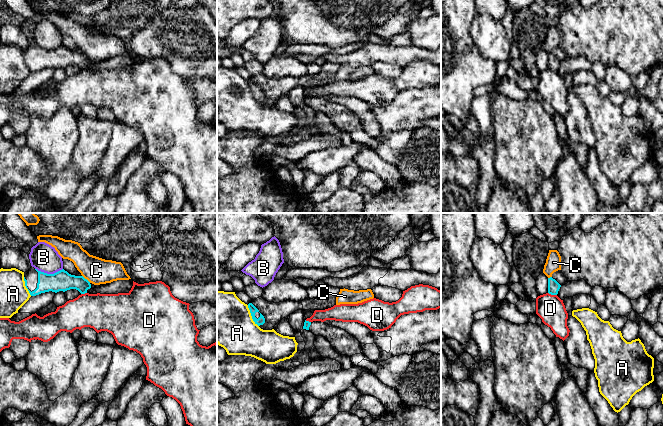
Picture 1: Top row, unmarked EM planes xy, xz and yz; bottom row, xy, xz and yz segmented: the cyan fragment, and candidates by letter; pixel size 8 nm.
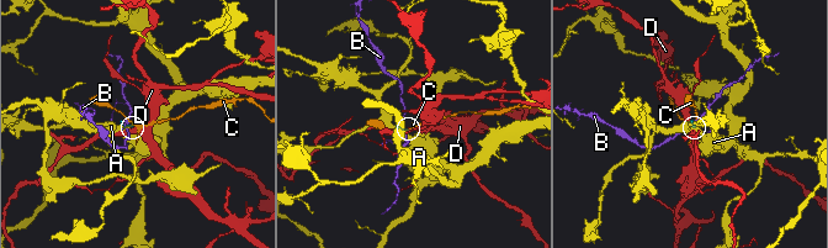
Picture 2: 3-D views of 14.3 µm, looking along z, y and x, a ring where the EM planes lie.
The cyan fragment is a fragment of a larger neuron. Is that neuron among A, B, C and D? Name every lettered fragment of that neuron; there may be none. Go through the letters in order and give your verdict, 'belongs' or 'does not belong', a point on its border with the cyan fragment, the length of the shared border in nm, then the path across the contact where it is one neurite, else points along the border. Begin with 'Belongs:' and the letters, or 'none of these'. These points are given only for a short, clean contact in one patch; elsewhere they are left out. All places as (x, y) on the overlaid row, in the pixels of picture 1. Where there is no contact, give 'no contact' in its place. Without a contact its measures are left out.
Belongs: none of these
A: does not belong; contact xz (251, 315); length 200 nm; border xz (247, 305), (252, 320), (258, 326)
B: does not belong; contact xy (49, 274); length 220 nm; border xy (35, 268), (47, 273), (55, 273), (62, 269)
C: does not belong; contact xy (86, 279); length 90 nm; border xy (82, 275), (90, 282)
D: does not belong; contact yz (552, 294); length 80 nm; border yz (548, 292), (556, 295)

